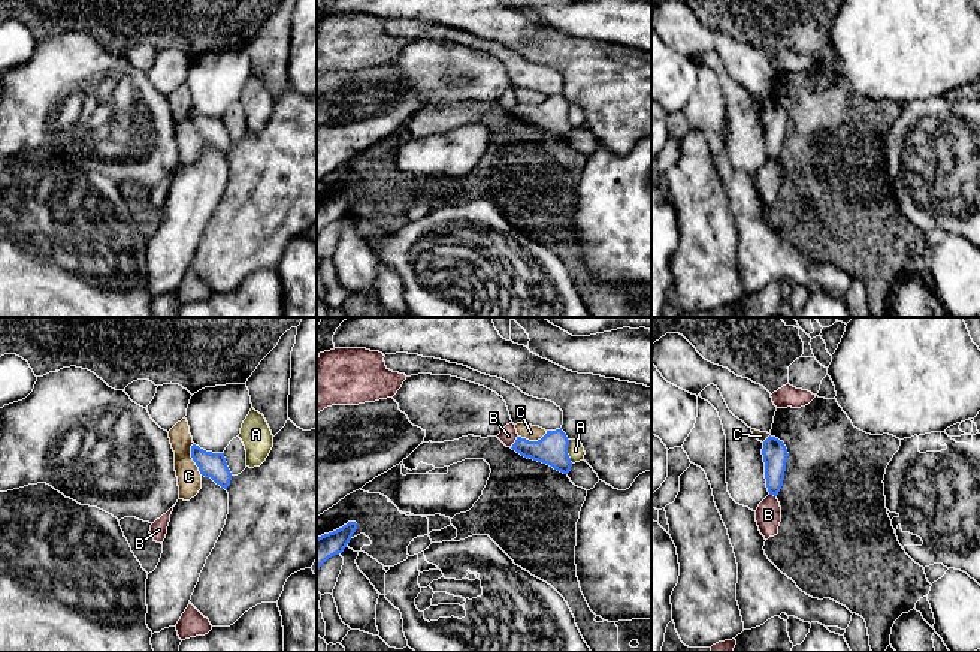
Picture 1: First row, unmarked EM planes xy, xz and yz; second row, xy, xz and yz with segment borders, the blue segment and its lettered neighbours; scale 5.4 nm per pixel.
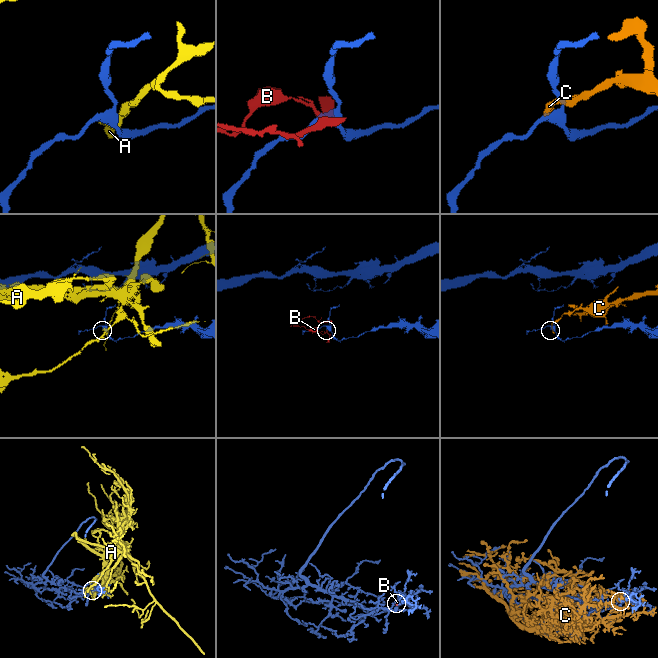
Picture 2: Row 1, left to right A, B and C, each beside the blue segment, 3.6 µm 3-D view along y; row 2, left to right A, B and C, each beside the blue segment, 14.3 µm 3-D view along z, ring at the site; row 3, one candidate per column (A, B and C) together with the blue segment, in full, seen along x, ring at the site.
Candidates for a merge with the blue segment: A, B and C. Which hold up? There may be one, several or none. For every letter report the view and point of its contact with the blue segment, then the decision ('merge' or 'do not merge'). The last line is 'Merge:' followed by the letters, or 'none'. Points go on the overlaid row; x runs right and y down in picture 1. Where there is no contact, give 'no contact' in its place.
A: meets blue in xz at (566, 452); do not merge
B: meets blue in xz at (516, 441); do not merge
C: meets blue in xy at (193, 459); do not merge
Merge: none

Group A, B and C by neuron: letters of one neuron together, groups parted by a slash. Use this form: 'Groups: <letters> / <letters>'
Groups: A / B / C

